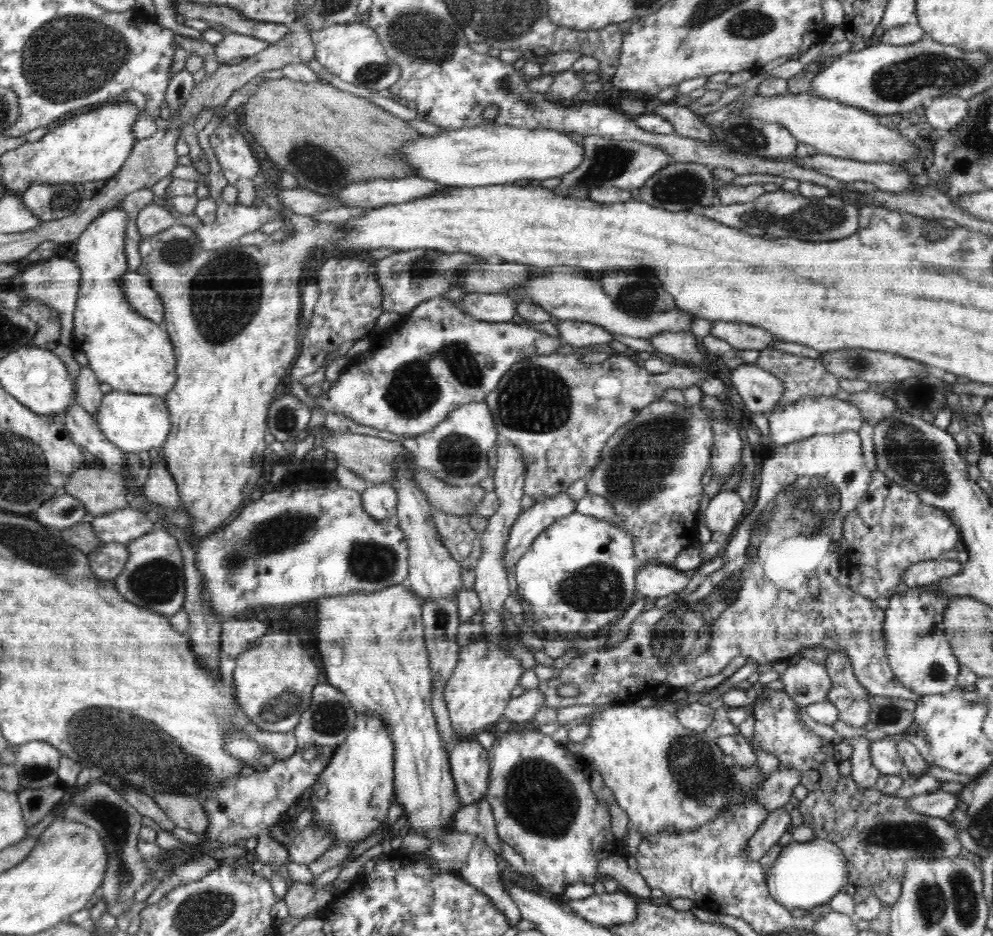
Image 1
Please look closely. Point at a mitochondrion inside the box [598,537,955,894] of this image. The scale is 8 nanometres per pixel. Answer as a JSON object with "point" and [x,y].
{"point":[698,771]}

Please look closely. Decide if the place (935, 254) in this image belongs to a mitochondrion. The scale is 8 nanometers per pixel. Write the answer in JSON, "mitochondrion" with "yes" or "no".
{"mitochondrion":"no"}

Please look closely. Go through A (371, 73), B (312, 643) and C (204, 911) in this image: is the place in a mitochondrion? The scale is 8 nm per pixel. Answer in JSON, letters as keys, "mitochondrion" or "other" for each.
{"A":"mitochondrion","B":"other","C":"mitochondrion"}

